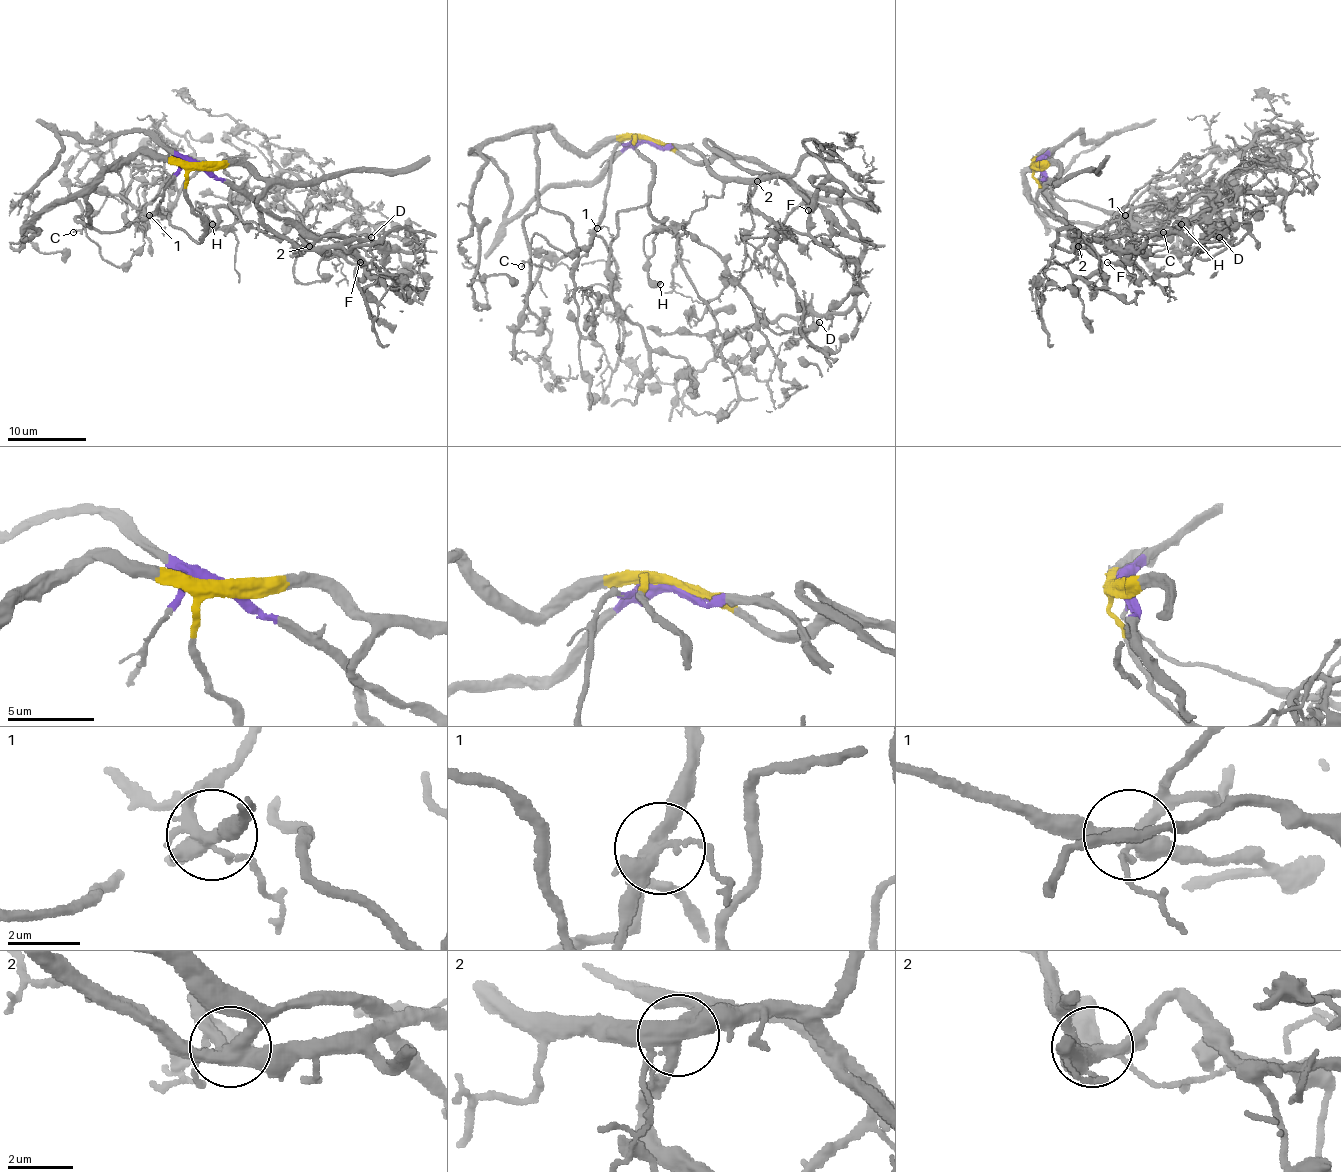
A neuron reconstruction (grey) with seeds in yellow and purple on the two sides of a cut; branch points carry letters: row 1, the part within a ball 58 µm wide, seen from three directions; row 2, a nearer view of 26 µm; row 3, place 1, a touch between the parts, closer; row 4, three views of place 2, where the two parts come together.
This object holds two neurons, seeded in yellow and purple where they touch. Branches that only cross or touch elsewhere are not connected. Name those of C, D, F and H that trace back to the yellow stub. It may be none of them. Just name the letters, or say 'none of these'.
D, F, H

